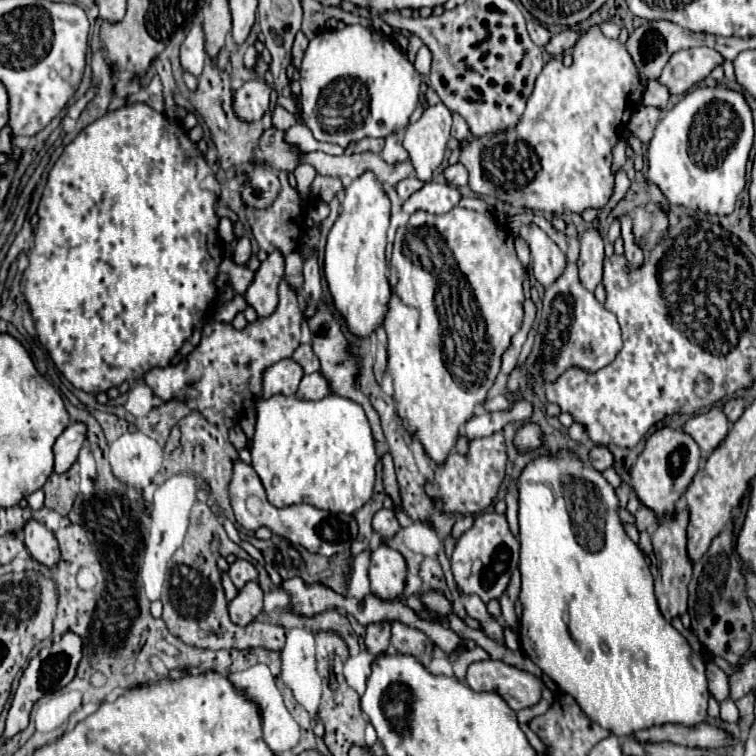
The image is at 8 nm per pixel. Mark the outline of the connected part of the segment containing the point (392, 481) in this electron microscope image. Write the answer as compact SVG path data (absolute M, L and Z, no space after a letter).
M384 454L382 456L382 464L384 464L384 490L392 498L396 510L402 510L398 482L396 482L396 472L394 472L394 464L392 464L392 456L390 454Z

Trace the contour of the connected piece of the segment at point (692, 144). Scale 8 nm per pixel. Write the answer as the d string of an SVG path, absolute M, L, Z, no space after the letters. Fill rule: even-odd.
M698 86L684 94L682 100L672 110L668 110L662 122L656 126L648 144L646 180L654 182L672 204L708 214L732 214L736 198L746 186L746 162L752 148L752 138L752 110L742 92L724 86Z

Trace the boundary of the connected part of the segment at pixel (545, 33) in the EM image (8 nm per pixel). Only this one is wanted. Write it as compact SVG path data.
M528 20L528 34L536 46L546 46L552 38L552 32L536 20Z

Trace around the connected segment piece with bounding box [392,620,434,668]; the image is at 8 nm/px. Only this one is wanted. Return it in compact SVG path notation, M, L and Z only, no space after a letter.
M396 620L392 624L392 644L398 652L402 654L412 654L416 656L426 668L430 664L430 658L432 658L432 644L428 640L428 636L418 630L418 628L412 628L400 620Z

